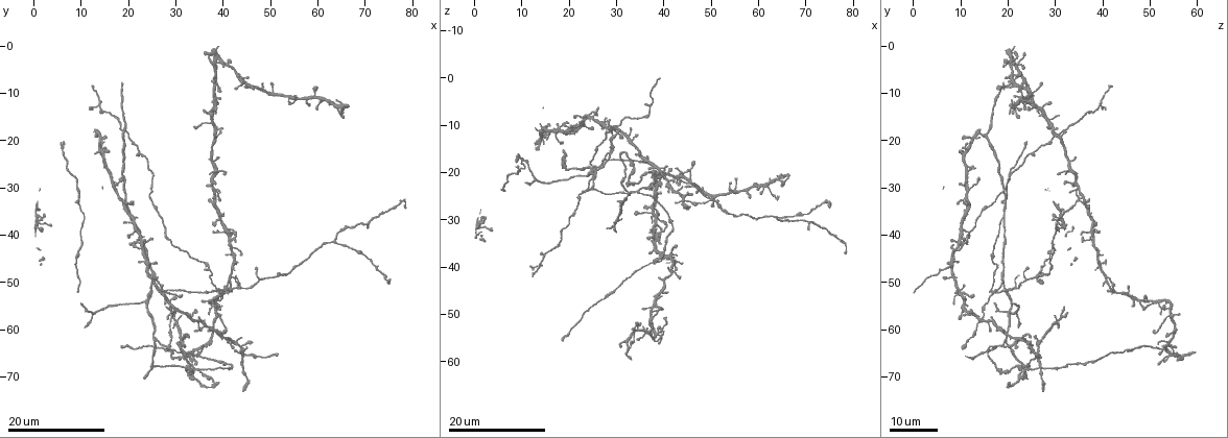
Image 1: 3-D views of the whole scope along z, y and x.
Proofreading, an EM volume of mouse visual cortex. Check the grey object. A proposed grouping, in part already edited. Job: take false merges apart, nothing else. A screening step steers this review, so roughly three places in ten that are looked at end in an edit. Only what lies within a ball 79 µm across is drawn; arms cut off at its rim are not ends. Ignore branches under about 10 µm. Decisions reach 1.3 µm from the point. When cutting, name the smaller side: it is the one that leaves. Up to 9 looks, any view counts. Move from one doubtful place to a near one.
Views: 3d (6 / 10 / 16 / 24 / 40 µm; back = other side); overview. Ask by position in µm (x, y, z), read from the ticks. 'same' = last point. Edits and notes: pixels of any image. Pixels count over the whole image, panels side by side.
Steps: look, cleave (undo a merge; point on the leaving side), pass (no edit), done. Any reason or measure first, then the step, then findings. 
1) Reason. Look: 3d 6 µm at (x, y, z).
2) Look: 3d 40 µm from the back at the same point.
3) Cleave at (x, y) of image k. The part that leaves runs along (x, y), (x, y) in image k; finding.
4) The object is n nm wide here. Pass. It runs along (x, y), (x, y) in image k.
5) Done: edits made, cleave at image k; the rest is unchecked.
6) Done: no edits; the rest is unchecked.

Four or more arms meet. Look: 3d 16 µm at (44.5, 65.5, 25.5).

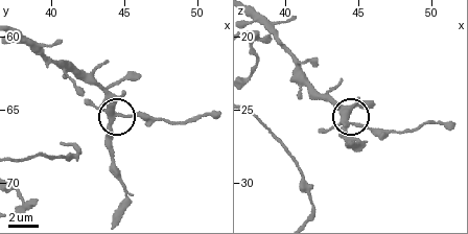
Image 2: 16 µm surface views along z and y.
Closer look. Look: 3d 6 µm at (44.8, 65.4, 26.2).

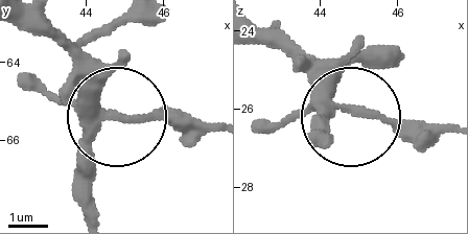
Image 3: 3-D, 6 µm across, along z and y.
Look: 3d 6 µm from the back at (44.60, 65.45, 26.00).

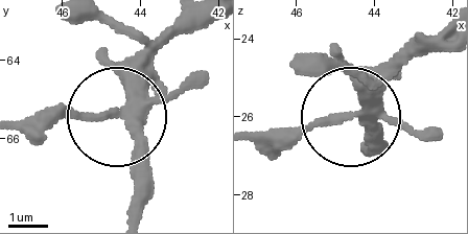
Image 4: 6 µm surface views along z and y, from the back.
Pass. It runs along (204, 22), (173, 34), (111, 112), (24, 121) in image 4; continuous, no second neuron.

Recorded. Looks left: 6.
Look: 3d 16 µm at (35.5, 66.0, 39.5).

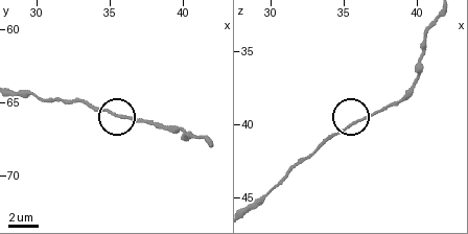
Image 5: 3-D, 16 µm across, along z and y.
Look: 3d 6 µm at (35.6, 65.8, 40.2).

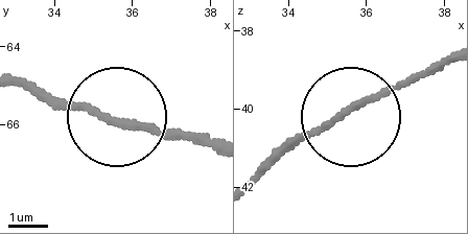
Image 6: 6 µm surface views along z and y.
The object is 160 nm wide here. Pass. It runs along (114, 115), (71, 111), (24, 85) in image 6; one neuron here.

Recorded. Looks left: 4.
A fork. Look: 3d 16 µm at (64.0, 41.0, 29.0).

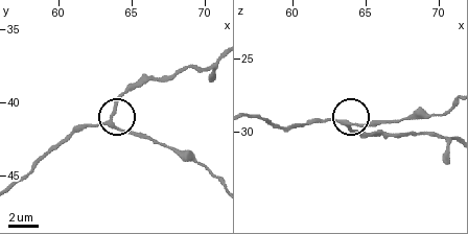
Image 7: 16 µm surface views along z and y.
Look: 3d 10 µm at (63.6, 41.0, 29.4).

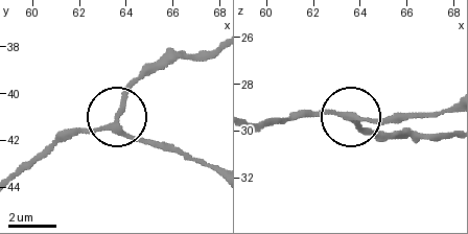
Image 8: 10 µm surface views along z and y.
Pass. It runs along (255, 126), (309, 115), (397, 120) in image 8; all the same neuron.

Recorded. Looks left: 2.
Three arms meet. Look: 3d 16 µm at (23.0, 54.5, 20.5).

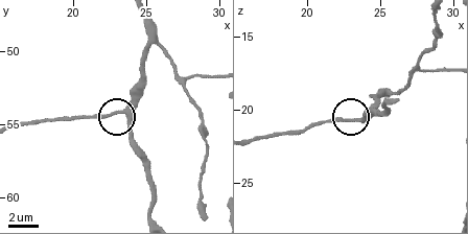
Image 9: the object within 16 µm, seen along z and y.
Closer look. Look: 3d 6 µm at (23.4, 54.2, 20.6).

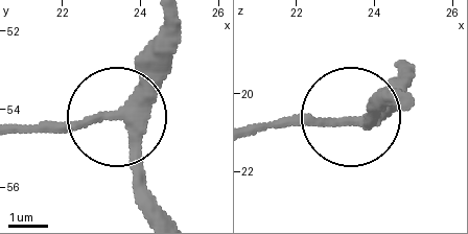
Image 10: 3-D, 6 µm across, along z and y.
The object is 240 nm wide here. Pass. It runs along (167, 214), (117, 118), (18, 124) in image 10; all the same neuron.

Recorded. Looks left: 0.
Done: no edits; the rest is unchecked.

